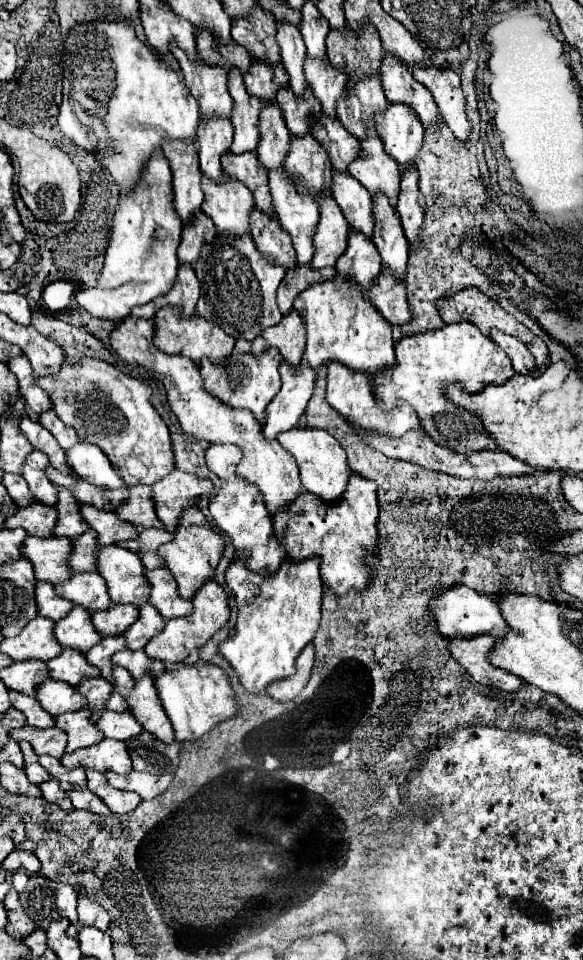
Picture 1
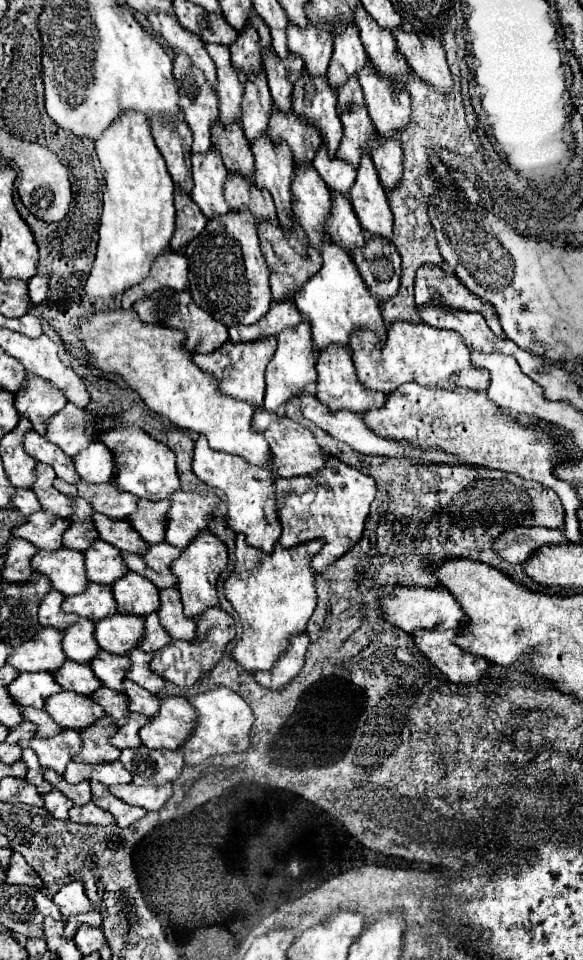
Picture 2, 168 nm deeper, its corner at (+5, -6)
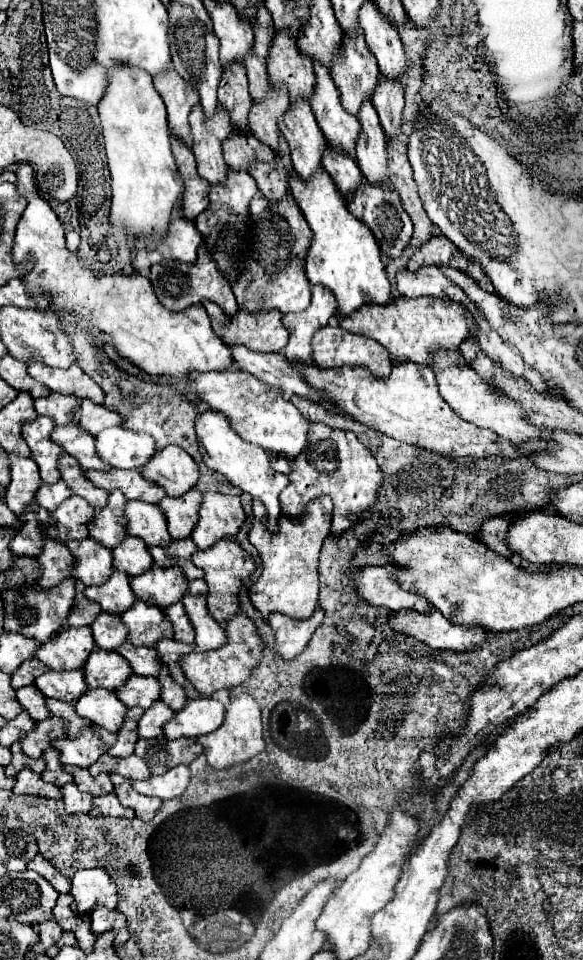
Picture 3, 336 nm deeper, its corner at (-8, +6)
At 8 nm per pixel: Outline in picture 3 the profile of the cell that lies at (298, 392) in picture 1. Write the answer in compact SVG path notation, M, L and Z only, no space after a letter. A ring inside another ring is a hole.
M311 288L311 304L305 312L283 314L281 322L289 330L289 342L283 354L289 362L297 360L303 364L313 364L311 338L319 328L327 326L335 310L337 304L333 304L333 292L325 288Z

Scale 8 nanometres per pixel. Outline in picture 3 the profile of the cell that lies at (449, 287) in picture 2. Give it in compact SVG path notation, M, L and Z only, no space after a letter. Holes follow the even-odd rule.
M431 236L421 248L419 252L415 252L411 256L411 260L407 262L407 270L417 270L421 266L427 264L449 264L449 258L457 252L457 250L449 250L449 246L453 246L445 236Z

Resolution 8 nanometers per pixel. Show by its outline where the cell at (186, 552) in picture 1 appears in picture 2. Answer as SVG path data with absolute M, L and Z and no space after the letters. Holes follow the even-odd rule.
M202 530L196 534L196 538L188 544L188 548L182 550L182 554L172 562L172 572L178 578L178 590L184 604L184 614L188 618L198 618L206 608L216 606L216 580L220 572L226 568L228 562L228 550L226 544L214 536L208 530Z

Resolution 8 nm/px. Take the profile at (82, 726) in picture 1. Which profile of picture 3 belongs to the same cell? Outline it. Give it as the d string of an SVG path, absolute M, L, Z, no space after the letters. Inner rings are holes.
M129 708L127 712L127 718L125 718L125 724L123 728L119 730L117 734L117 744L113 748L107 750L109 756L117 756L117 758L125 758L129 754L133 754L135 750L135 742L139 740L139 734L137 734L137 722L139 718L145 714L143 708Z

